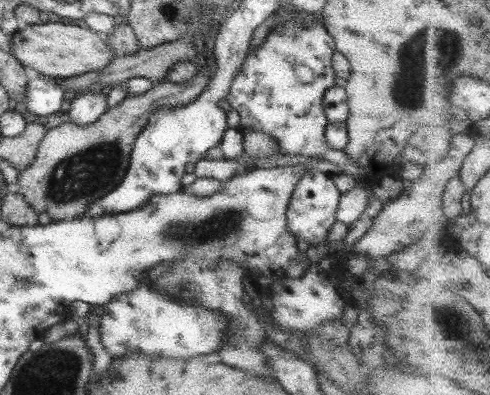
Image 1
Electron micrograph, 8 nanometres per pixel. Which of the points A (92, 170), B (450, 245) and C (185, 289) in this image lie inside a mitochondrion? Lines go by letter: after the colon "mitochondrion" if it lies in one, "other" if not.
A: mitochondrion
B: other
C: mitochondrion

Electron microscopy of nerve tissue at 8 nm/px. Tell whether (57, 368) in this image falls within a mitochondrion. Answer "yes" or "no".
yes

